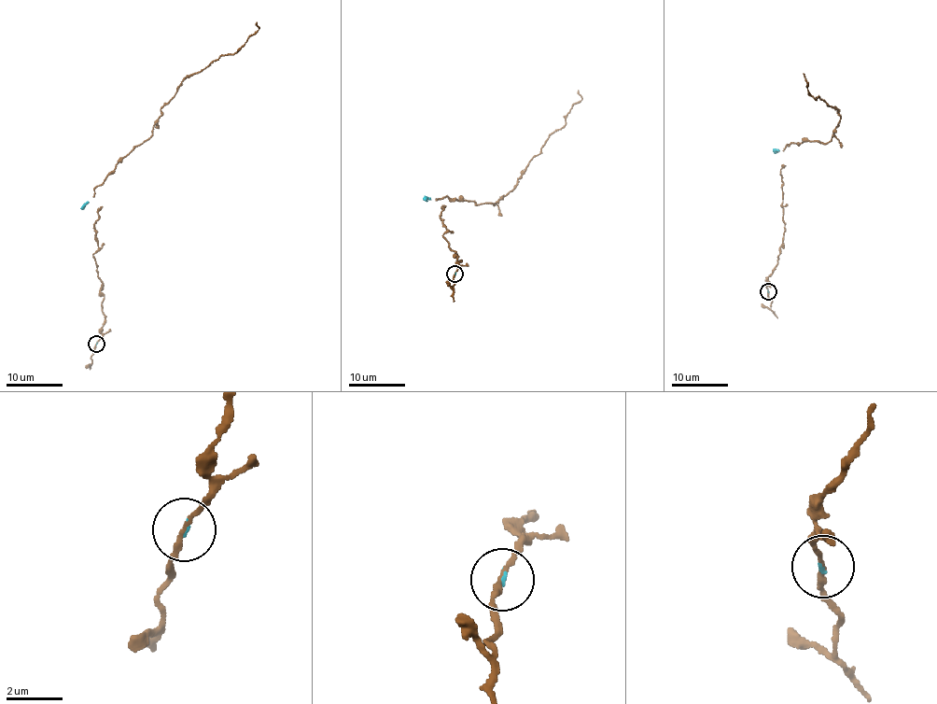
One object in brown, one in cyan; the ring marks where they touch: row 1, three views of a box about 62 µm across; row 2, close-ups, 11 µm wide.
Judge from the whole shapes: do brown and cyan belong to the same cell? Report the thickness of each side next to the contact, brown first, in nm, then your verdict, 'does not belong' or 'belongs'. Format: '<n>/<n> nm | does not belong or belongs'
170/60 nm | belongs

